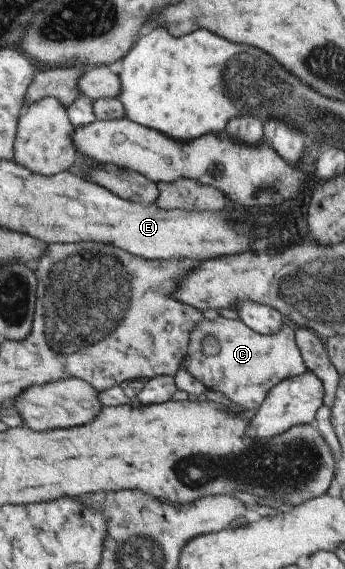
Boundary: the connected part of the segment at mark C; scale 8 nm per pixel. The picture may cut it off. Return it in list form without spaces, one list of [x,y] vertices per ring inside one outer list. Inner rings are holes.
[[[219,316],[214,321],[202,319],[190,333],[190,340],[185,355],[187,371],[196,377],[196,380],[202,381],[207,390],[221,391],[227,395],[229,401],[239,403],[243,410],[259,407],[267,392],[281,380],[298,376],[307,370],[301,359],[299,350],[294,342],[294,332],[289,327],[283,325],[279,333],[263,335],[249,329],[241,320],[230,320]],[[211,336],[219,344],[219,353],[212,356],[203,355],[201,351],[202,341]]]

